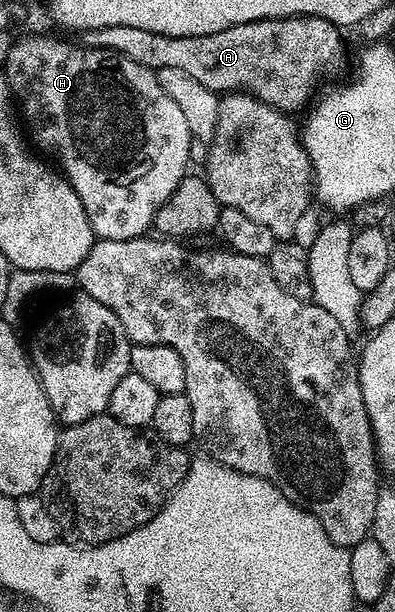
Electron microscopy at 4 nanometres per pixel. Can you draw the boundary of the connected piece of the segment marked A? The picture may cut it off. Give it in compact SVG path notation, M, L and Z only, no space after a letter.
M284 16L274 20L243 22L227 30L219 30L219 34L202 36L164 36L151 30L139 30L139 26L107 26L84 33L83 43L86 48L106 48L118 52L131 58L131 62L139 62L154 70L170 67L183 75L195 78L200 86L218 94L247 92L265 104L280 108L286 114L294 114L293 112L299 111L301 107L304 109L318 95L317 83L324 76L333 76L344 66L345 44L341 41L341 36L342 29L323 18Z

